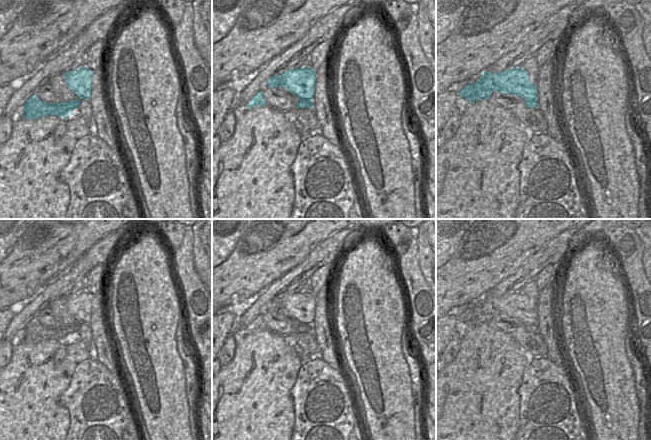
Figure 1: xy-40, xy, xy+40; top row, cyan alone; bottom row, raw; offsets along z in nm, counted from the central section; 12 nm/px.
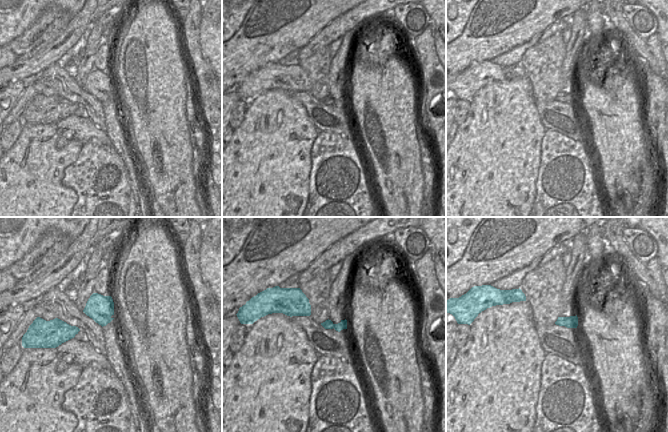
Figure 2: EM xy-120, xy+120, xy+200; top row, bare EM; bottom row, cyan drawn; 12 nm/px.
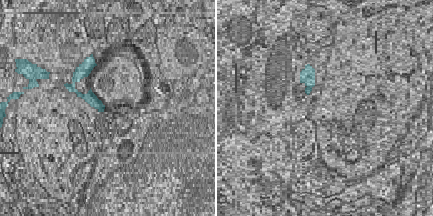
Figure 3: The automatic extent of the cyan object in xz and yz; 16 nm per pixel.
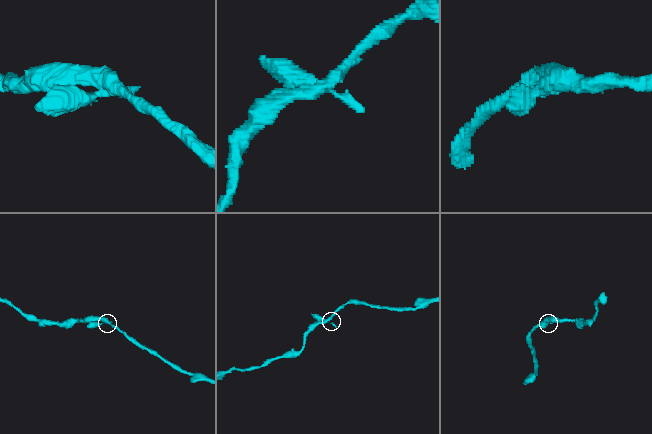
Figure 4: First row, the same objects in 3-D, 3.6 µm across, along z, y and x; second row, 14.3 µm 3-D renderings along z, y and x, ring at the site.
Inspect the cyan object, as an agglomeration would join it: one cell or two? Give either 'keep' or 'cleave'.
cleave

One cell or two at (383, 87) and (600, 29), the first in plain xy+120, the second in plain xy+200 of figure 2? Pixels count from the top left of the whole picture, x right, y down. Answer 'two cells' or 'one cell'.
two cells

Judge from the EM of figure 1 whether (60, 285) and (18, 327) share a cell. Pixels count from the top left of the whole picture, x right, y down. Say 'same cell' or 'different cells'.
same cell

